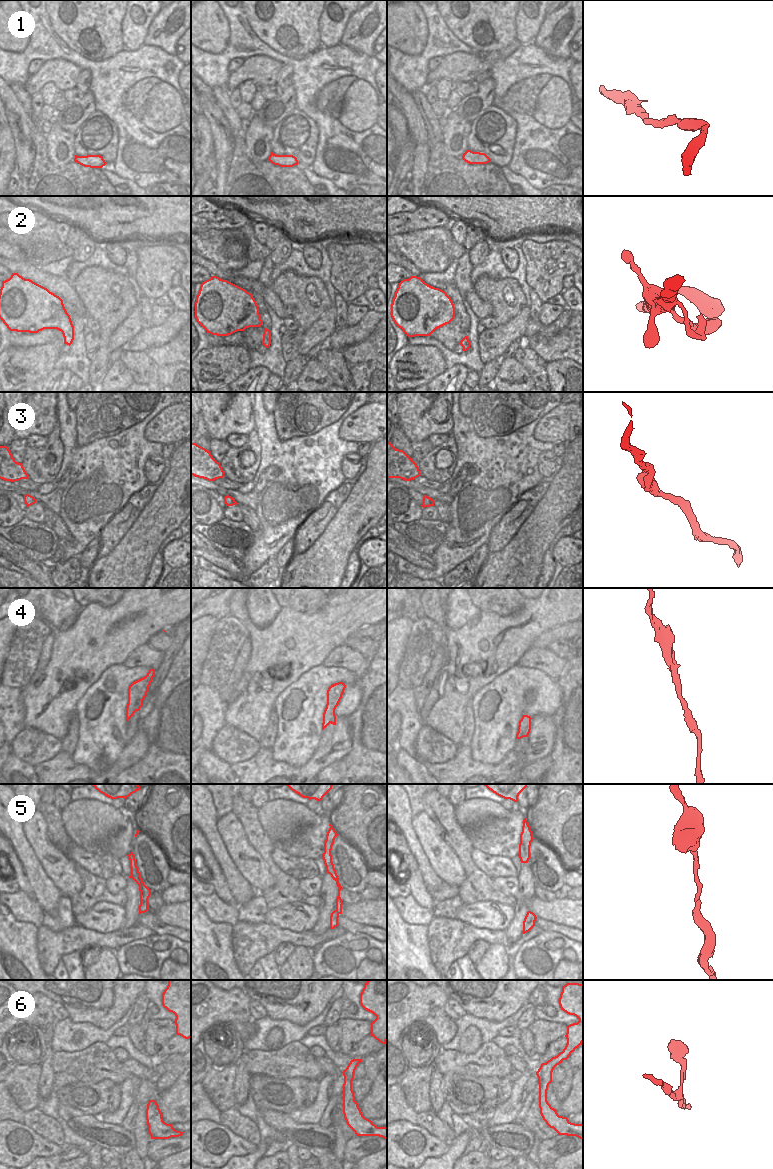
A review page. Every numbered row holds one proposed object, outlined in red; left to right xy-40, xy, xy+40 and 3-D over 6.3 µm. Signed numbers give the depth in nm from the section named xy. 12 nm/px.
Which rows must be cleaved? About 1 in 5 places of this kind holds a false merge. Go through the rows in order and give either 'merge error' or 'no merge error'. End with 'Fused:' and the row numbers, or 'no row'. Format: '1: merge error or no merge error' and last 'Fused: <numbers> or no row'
1: no merge error
2: no merge error
3: no merge error
4: no merge error
5: no merge error
6: no merge error
Fused: no row

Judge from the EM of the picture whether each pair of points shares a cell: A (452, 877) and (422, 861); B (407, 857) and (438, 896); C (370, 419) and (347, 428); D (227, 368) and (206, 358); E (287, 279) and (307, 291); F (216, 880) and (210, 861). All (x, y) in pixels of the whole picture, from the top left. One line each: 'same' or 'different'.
A: different
B: different
C: same
D: same
E: same
F: same

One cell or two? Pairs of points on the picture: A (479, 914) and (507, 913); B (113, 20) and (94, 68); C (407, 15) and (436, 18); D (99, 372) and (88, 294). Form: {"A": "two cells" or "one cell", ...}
{"A": "one cell", "B": "two cells", "C": "two cells", "D": "one cell"}

